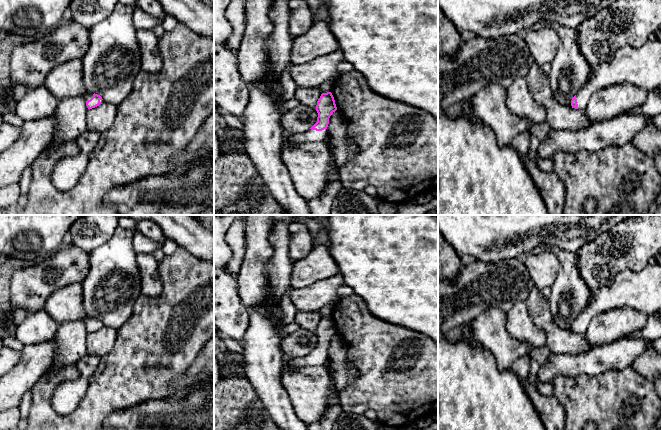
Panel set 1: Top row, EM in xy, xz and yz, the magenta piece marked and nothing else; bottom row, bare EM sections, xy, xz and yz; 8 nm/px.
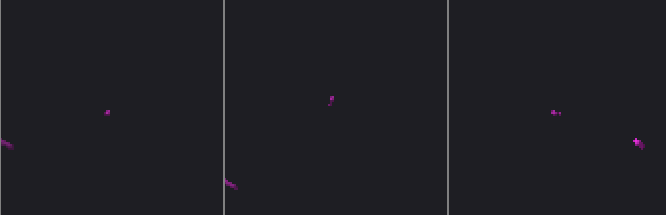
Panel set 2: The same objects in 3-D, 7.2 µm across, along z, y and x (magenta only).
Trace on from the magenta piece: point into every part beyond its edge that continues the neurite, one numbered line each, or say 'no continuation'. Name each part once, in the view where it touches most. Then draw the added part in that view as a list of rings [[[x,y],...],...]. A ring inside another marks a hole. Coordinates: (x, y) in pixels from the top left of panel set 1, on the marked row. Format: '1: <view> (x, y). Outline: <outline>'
1: xz (309, 136). Outline: [[[309,129],[305,132],[290,133],[285,132],[284,141],[295,144],[321,142],[327,139],[327,129],[316,131]]]

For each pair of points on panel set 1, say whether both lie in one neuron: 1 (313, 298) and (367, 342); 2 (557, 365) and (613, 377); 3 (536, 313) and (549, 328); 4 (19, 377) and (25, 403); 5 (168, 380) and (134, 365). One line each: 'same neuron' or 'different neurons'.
1: different neurons
2: different neurons
3: same neuron
4: different neurons
5: same neuron

